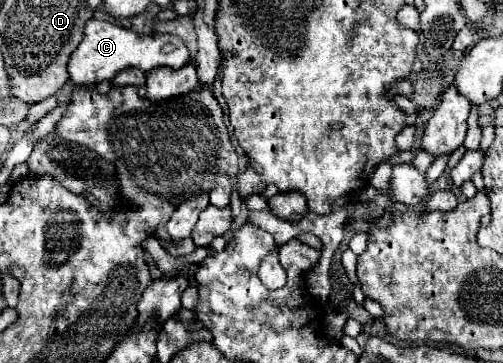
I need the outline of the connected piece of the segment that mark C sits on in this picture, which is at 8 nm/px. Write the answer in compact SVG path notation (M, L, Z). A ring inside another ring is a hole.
M91 19L85 27L85 37L77 51L69 59L69 75L75 85L93 85L95 81L105 81L115 77L121 69L137 67L141 71L151 71L155 67L181 69L189 63L189 51L177 35L139 35L133 29L119 27L109 21Z

